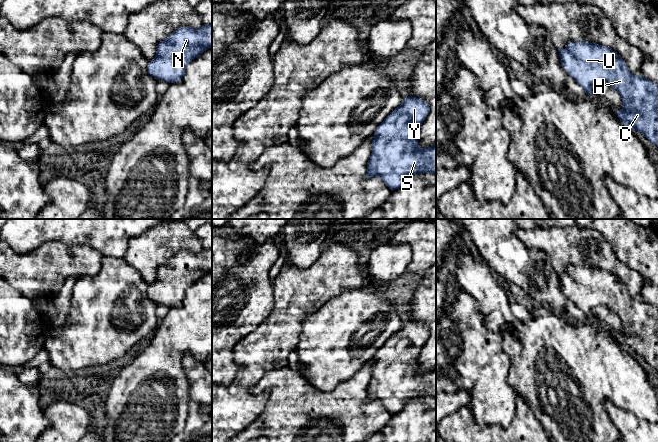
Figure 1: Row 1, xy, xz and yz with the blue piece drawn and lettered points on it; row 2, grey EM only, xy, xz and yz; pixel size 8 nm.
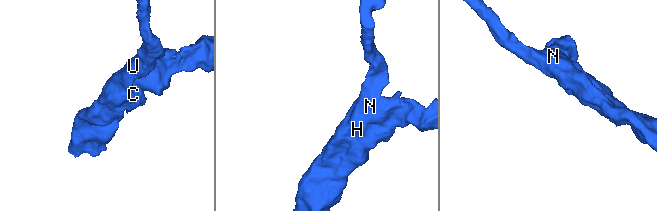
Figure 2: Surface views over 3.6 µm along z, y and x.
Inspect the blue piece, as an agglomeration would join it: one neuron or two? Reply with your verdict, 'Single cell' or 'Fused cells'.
Single cell

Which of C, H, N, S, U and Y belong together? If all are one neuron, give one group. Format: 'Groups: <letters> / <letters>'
Groups: C H N S U Y

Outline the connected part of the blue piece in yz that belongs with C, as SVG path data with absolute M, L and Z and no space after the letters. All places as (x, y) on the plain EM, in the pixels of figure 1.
M570 265L565 273L558 273L561 289L568 299L592 318L592 310L605 306L621 320L622 333L615 337L619 344L632 355L642 357L651 367L658 370L658 308L643 300L633 299L617 277L605 270L587 265Z

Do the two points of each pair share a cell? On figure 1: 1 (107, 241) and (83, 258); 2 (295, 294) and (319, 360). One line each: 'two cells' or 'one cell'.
1: two cells
2: two cells

